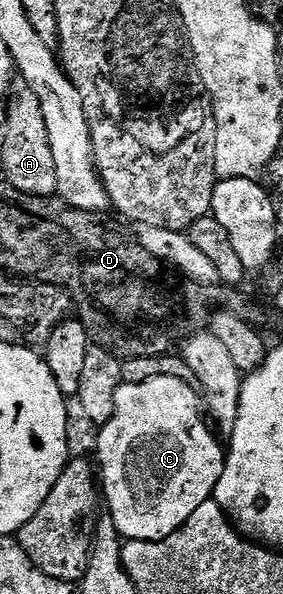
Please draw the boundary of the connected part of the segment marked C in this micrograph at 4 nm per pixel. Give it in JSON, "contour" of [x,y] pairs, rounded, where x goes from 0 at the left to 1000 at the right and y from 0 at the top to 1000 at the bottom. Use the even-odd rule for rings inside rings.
{"contour":[[[548,635],[516,645],[428,646],[403,672],[403,699],[371,715],[350,717],[336,769],[375,864],[396,872],[428,906],[583,911],[650,886],[657,874],[671,874],[714,847],[753,842],[763,815],[792,791],[799,763],[763,744],[767,731],[749,731],[731,714],[696,657],[643,638]]]}

